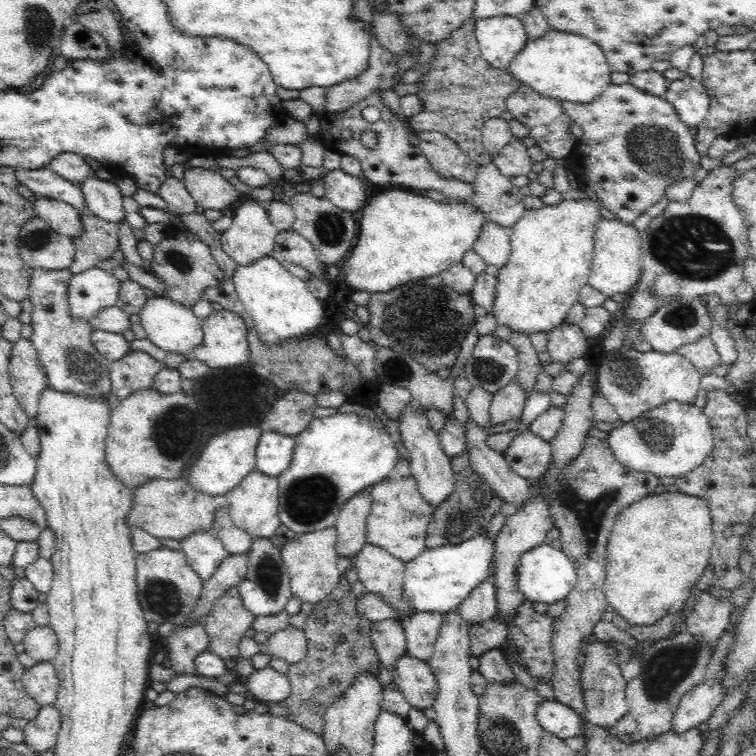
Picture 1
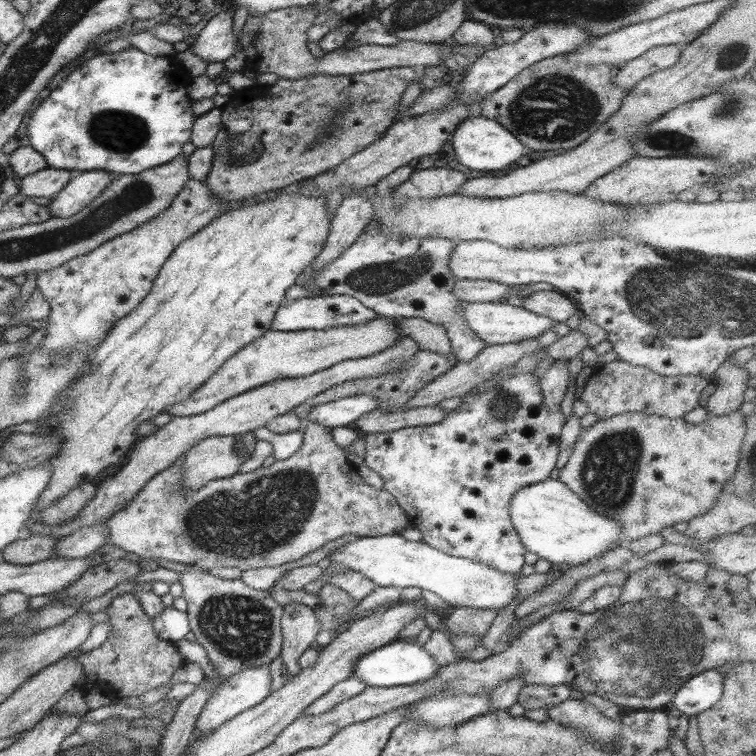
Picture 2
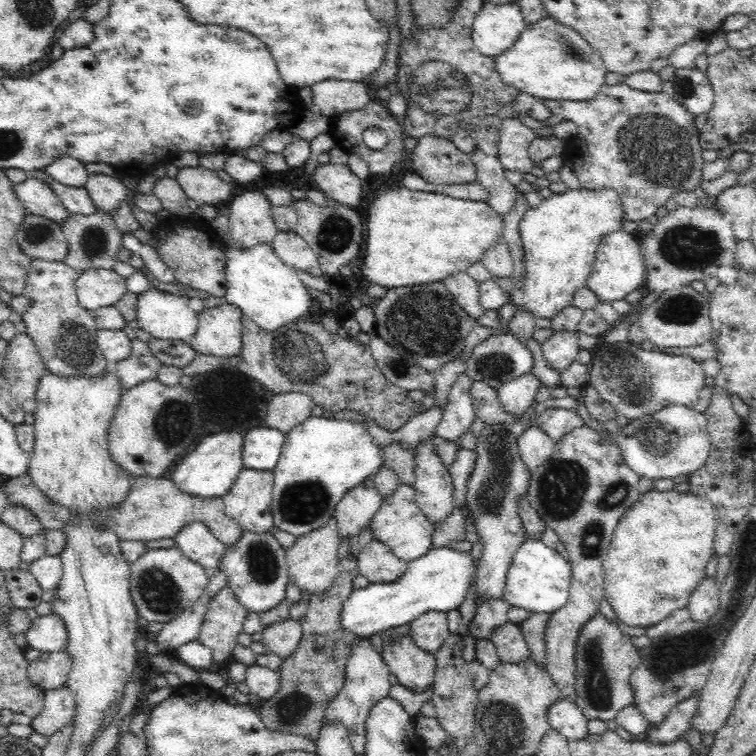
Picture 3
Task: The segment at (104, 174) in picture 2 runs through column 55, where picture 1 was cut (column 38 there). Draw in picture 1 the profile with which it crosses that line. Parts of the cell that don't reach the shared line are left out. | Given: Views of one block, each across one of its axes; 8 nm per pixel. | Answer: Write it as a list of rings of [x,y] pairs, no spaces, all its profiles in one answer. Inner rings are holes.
[[[35,196],[32,207],[36,216],[44,220],[54,232],[71,239],[82,234],[80,215],[72,205],[52,198]]]

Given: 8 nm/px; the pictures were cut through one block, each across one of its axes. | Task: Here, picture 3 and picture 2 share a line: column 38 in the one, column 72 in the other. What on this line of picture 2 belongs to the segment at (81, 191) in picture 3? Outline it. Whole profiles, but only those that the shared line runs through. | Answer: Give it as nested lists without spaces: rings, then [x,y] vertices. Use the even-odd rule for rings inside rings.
[[[46,167],[22,178],[19,192],[27,197],[42,196],[42,198],[52,199],[69,183],[69,180],[73,179],[75,174],[72,171]]]

